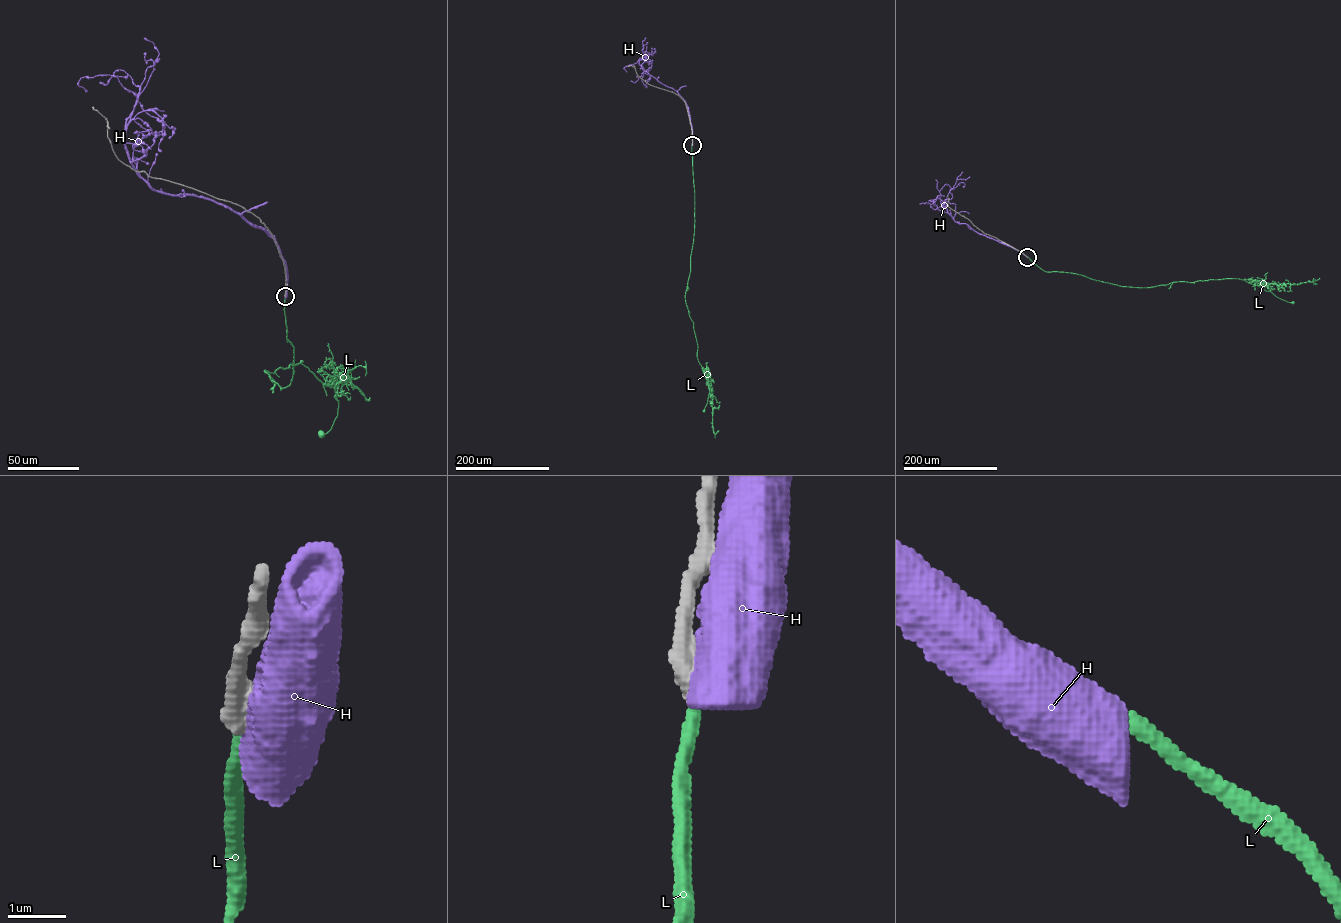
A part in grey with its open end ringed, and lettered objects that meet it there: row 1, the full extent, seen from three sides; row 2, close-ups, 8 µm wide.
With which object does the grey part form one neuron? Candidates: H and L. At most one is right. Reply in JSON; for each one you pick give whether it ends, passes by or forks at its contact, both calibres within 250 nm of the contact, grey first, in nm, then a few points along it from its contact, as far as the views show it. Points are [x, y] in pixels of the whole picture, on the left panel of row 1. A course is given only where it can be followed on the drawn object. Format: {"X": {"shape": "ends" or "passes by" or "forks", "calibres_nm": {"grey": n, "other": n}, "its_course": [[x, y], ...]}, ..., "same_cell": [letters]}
{"L": {"shape": "ends", "calibres_nm": {"grey": 480, "other": 280}, "its_course": [[285, 296], [290, 384], [281, 389], [264, 371], [300, 361], [323, 384], [336, 384], [337, 415], [321, 434]]}, "same_cell": ["L"]}

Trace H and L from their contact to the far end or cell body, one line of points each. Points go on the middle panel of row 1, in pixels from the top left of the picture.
H: (692, 145), (689, 112), (682, 97), (644, 70), (639, 63), (643, 57), (625, 67), (626, 72)
L: (692, 145), (695, 223), (685, 298), (693, 323), (697, 357), (709, 385), (704, 411)

